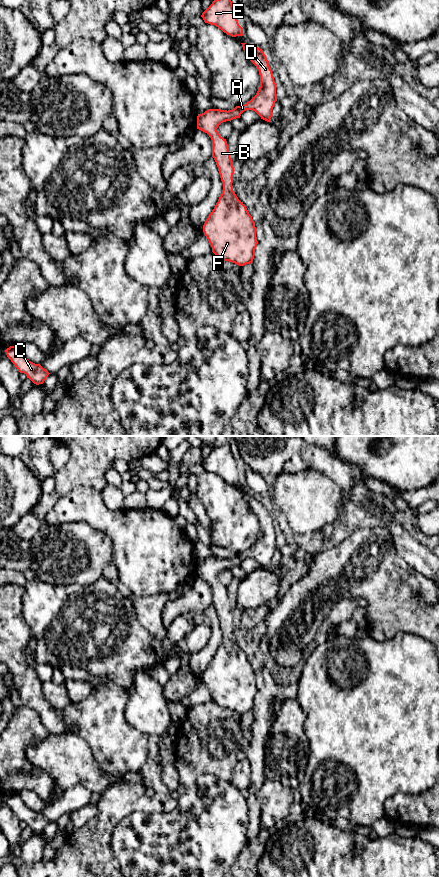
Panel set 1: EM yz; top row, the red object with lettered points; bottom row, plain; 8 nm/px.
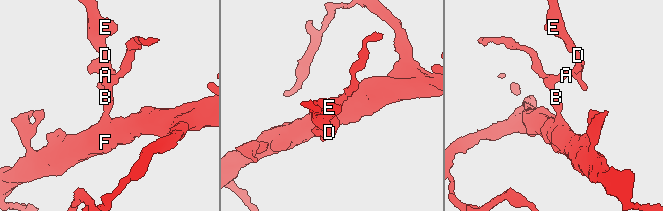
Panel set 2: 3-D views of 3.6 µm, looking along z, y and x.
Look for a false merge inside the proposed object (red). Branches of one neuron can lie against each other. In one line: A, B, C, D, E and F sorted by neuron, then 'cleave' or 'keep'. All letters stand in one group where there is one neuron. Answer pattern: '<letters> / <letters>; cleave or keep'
A B C D E F; keep

